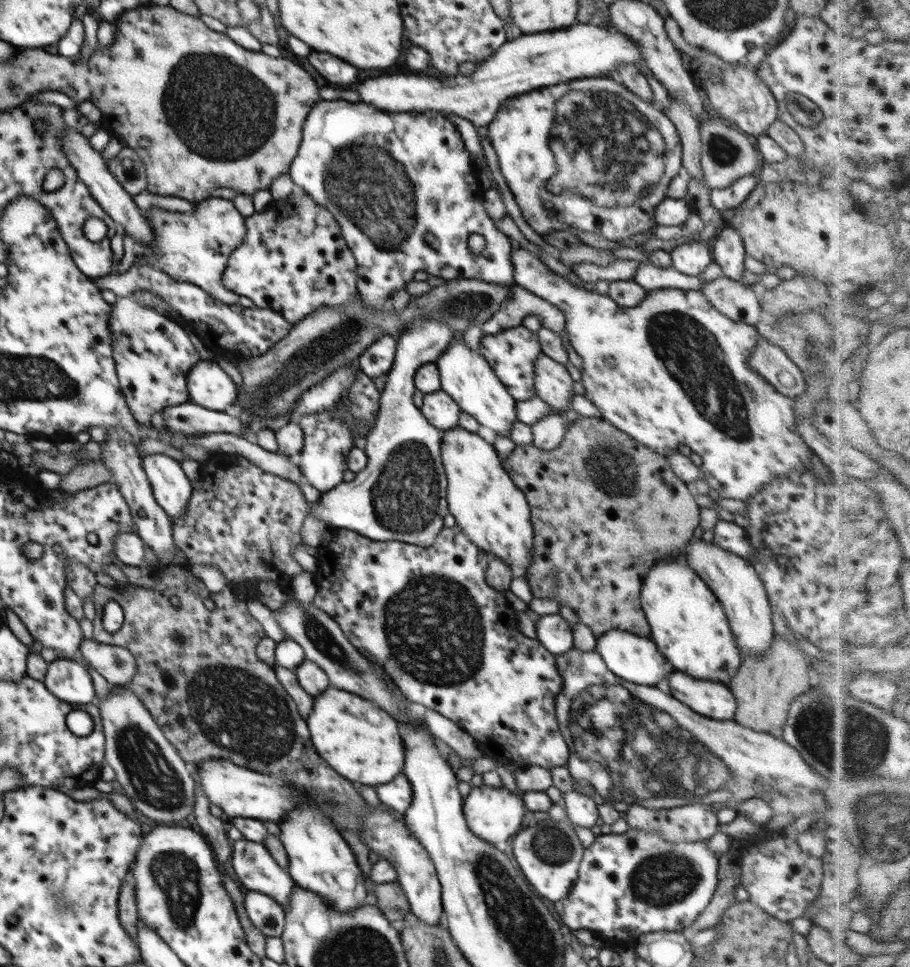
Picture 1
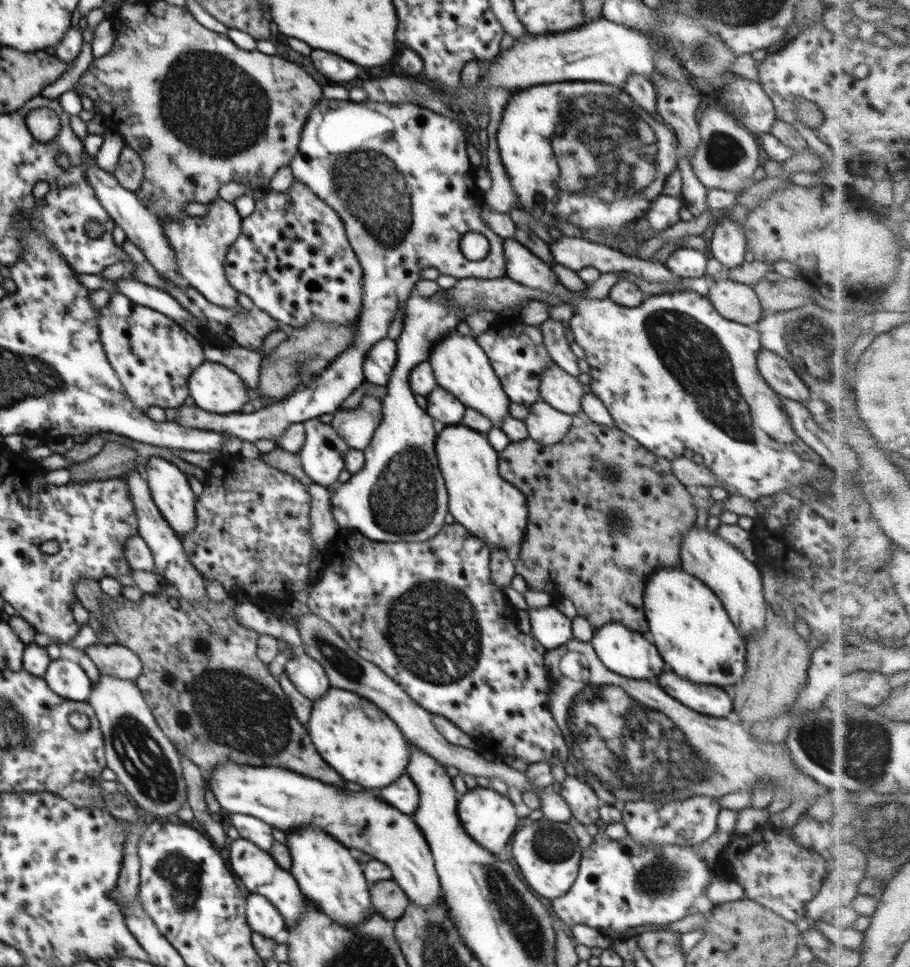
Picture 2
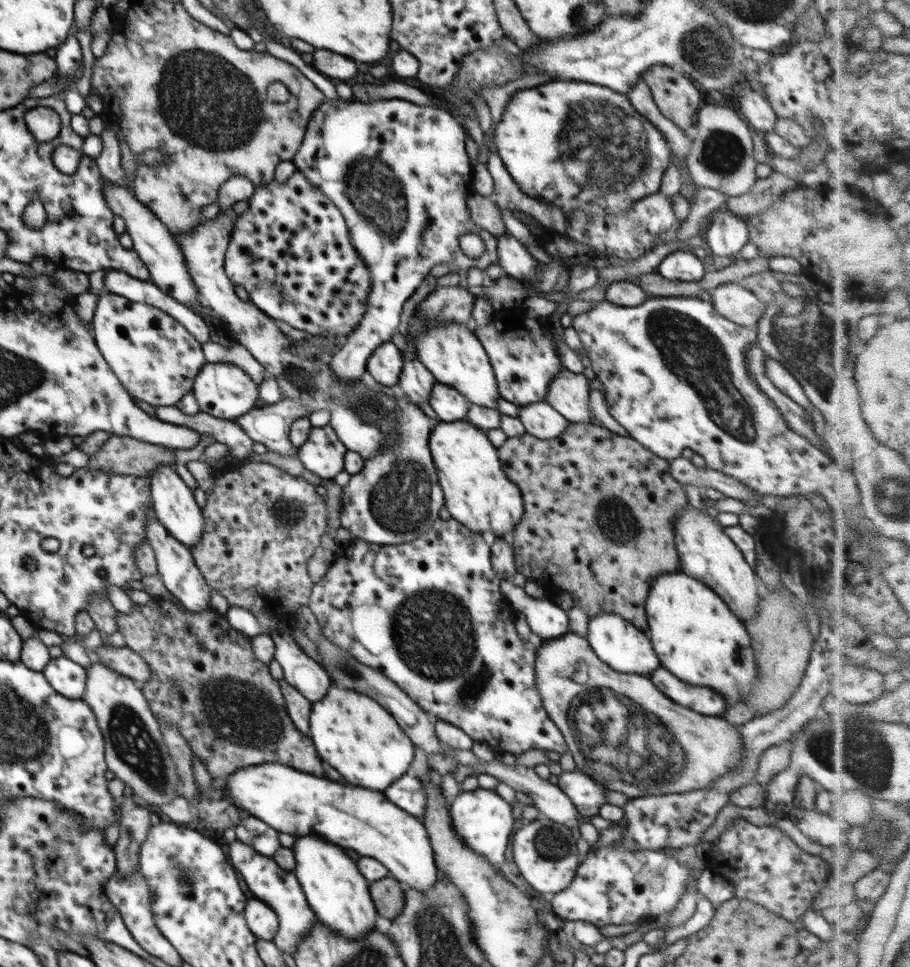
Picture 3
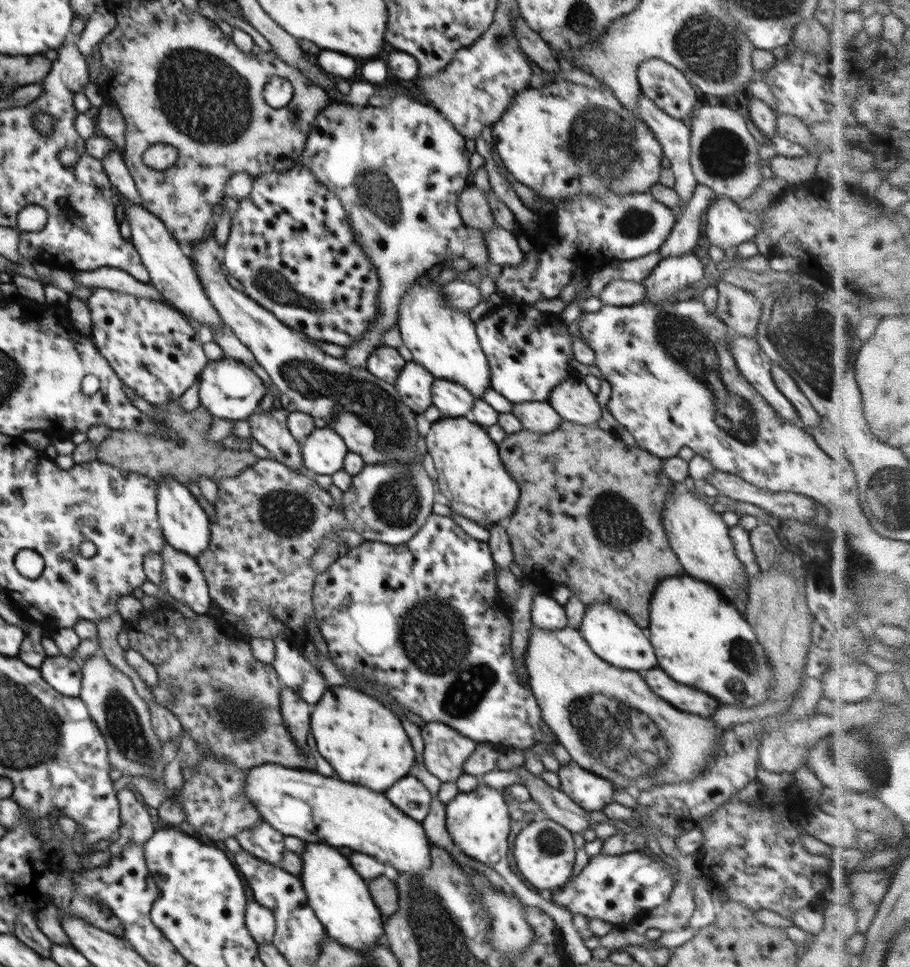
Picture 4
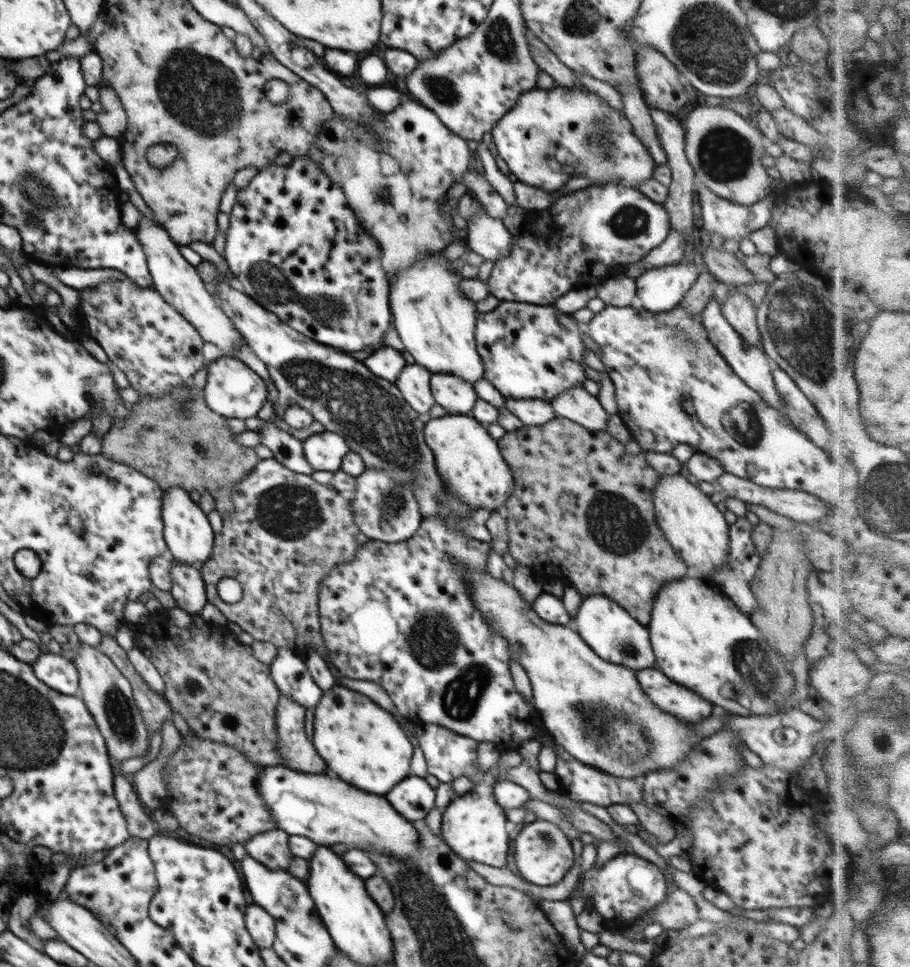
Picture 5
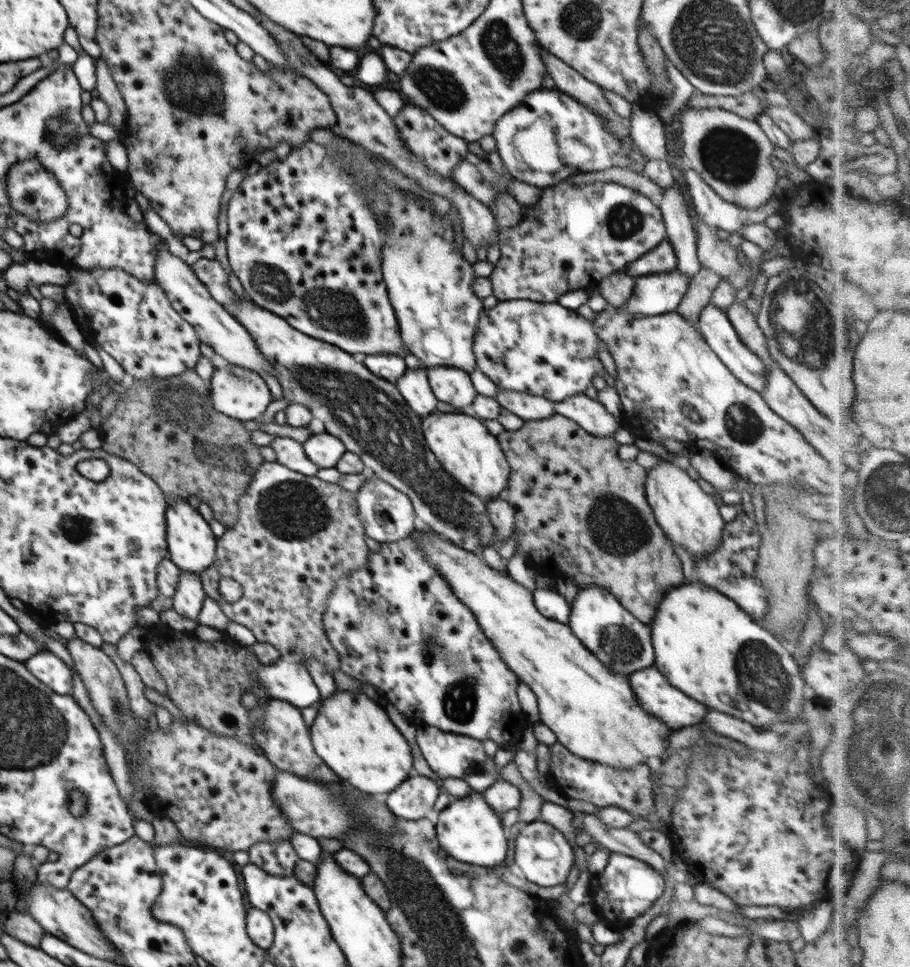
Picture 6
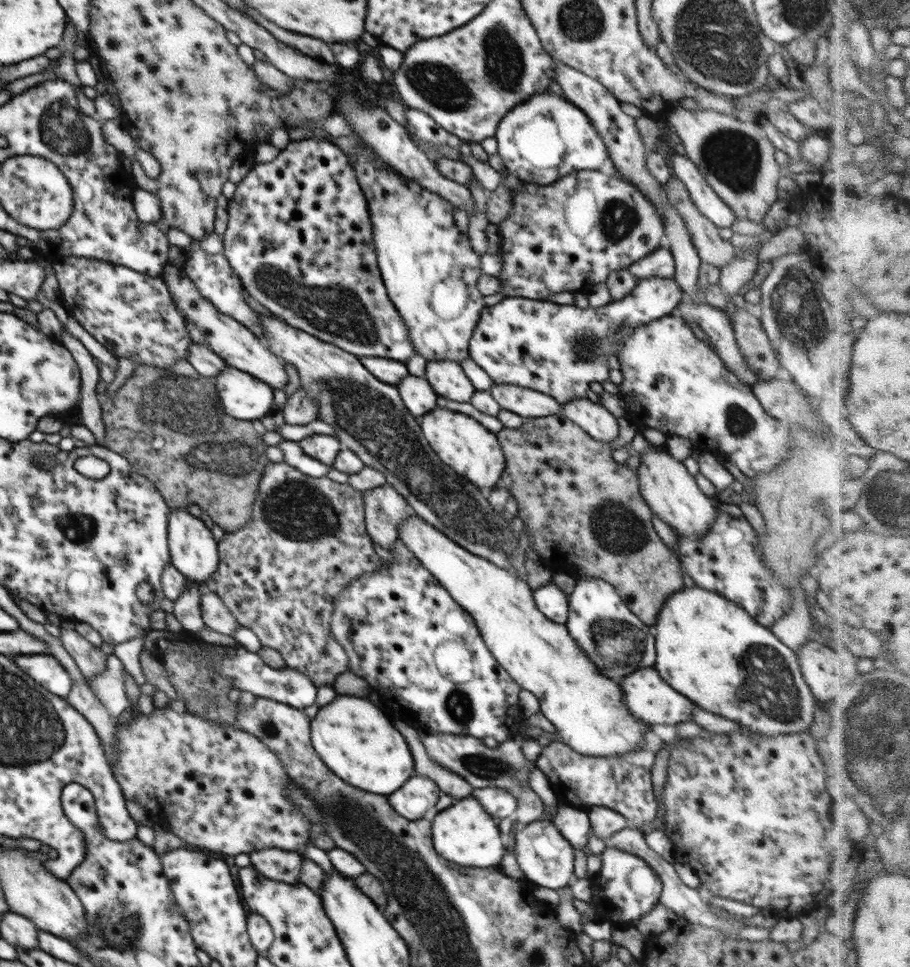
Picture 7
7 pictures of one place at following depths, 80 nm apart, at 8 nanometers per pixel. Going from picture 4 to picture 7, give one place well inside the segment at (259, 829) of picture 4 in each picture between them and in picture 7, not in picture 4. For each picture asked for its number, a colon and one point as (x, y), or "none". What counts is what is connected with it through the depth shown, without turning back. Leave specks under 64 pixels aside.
5: (271, 848)
6: (278, 858)
7: (280, 865)

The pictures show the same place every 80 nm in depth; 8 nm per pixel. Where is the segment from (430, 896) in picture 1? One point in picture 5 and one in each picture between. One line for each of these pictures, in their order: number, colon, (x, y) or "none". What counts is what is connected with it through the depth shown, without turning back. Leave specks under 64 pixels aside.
2: (283, 799)
3: (293, 802)
4: (316, 809)
5: (328, 811)

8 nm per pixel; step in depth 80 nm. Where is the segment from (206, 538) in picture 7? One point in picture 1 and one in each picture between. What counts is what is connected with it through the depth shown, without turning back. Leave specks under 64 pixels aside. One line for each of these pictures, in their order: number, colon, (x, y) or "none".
1: (172, 488)
2: (170, 489)
3: (174, 503)
4: (185, 525)
5: (186, 529)
6: (192, 545)

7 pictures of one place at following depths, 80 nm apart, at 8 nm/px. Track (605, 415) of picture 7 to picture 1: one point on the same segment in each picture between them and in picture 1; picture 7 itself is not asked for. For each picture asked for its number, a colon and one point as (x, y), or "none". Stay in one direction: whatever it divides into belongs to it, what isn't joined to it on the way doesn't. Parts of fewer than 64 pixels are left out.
1: (552, 382)
2: (562, 391)
3: (568, 393)
4: (572, 399)
5: (575, 403)
6: (589, 413)

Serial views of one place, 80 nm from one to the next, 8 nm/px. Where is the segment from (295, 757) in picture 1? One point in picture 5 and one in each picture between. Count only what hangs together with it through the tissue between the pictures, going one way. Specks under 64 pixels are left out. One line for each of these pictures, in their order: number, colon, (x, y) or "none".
2: (213, 698)
3: (205, 678)
4: (228, 702)
5: (225, 694)

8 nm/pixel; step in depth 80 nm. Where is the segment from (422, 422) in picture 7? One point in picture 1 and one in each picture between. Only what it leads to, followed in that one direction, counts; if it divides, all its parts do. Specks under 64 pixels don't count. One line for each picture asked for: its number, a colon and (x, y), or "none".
1: (491, 510)
2: (490, 508)
3: (478, 494)
4: (470, 473)
5: (469, 461)
6: (466, 450)

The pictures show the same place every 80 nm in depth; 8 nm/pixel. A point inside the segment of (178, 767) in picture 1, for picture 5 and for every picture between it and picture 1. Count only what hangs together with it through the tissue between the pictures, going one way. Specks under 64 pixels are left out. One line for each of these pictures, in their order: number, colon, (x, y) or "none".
2: (145, 761)
3: (135, 752)
4: (110, 696)
5: (107, 693)

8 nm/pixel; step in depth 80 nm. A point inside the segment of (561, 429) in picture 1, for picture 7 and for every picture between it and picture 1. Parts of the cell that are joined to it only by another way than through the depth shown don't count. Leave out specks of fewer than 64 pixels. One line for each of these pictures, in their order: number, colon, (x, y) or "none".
2: (545, 424)
3: (541, 420)
4: (540, 417)
5: (532, 412)
6: (527, 406)
7: (525, 402)

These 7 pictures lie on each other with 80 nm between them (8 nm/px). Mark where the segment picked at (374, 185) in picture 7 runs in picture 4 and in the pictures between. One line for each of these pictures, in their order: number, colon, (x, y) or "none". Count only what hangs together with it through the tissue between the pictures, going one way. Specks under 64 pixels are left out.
4: (442, 339)
5: (436, 322)
6: (428, 280)

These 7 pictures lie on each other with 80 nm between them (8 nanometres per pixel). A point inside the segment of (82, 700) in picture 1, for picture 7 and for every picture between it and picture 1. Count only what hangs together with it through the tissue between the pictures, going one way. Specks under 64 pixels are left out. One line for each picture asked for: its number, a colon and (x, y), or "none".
2: (66, 678)
3: (65, 676)
4: (62, 673)
5: (58, 672)
6: (49, 669)
7: (44, 668)

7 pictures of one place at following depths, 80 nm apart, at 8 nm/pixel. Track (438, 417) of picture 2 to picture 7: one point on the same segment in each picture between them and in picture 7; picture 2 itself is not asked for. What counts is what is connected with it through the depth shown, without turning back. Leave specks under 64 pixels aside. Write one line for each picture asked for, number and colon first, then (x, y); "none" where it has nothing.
3: (450, 405)
4: (452, 399)
5: (457, 396)
6: (451, 385)
7: (447, 378)

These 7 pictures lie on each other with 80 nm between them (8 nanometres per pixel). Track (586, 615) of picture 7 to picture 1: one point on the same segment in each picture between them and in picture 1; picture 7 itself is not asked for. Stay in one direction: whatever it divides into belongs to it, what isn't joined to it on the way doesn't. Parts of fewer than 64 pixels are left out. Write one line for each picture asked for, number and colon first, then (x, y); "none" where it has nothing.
1: (636, 659)
2: (628, 653)
3: (627, 649)
4: (612, 634)
5: (608, 629)
6: (623, 643)

